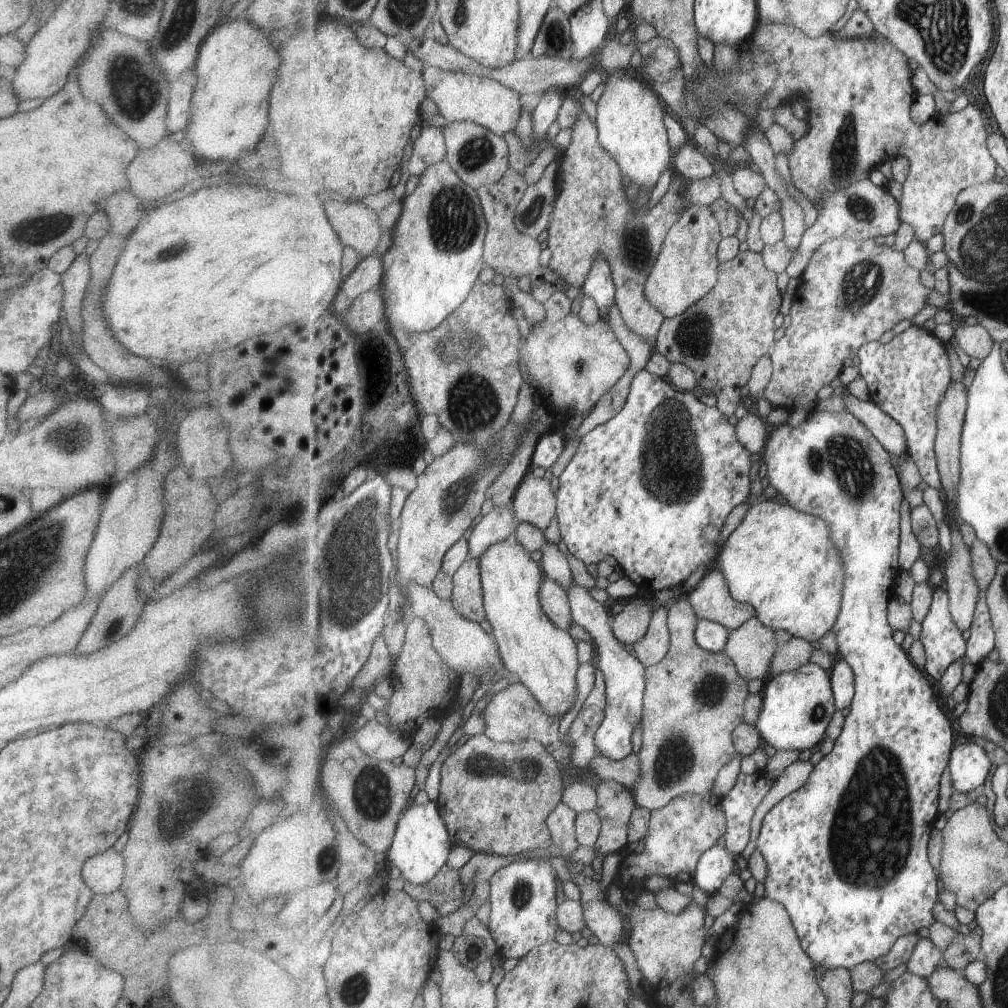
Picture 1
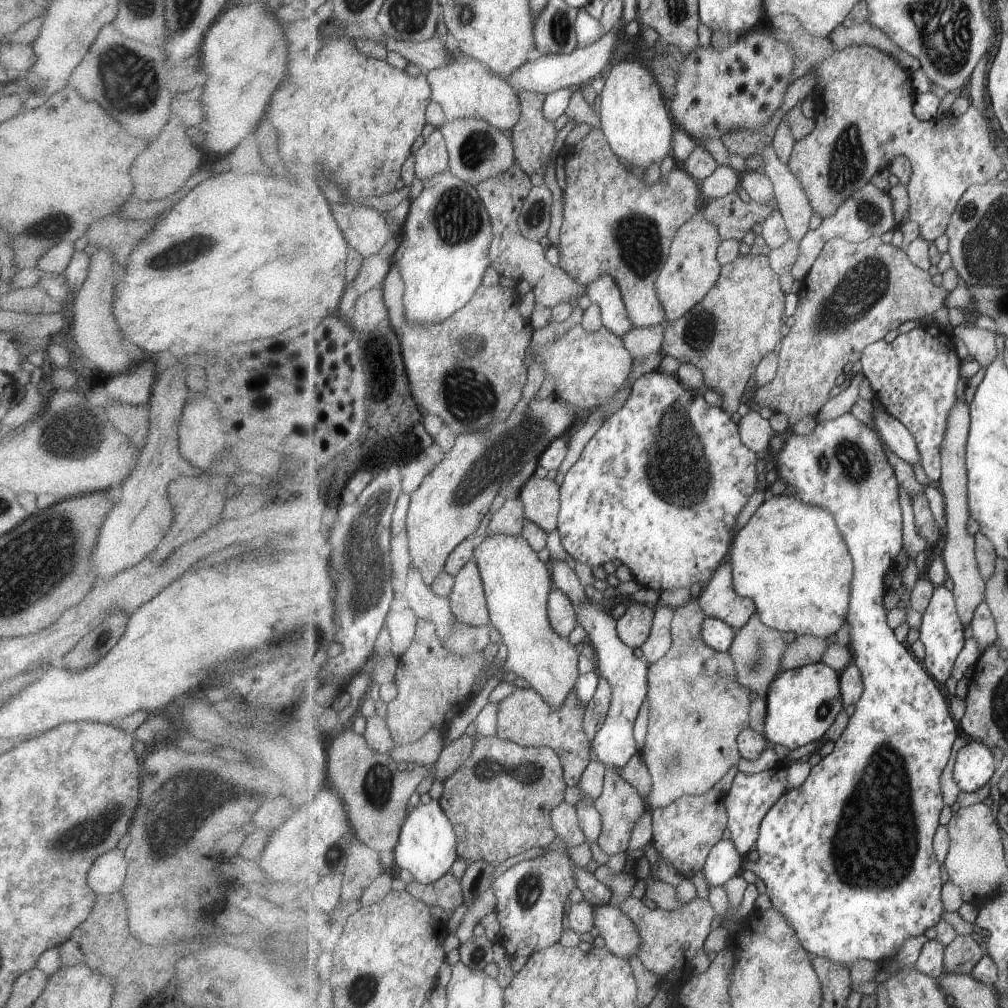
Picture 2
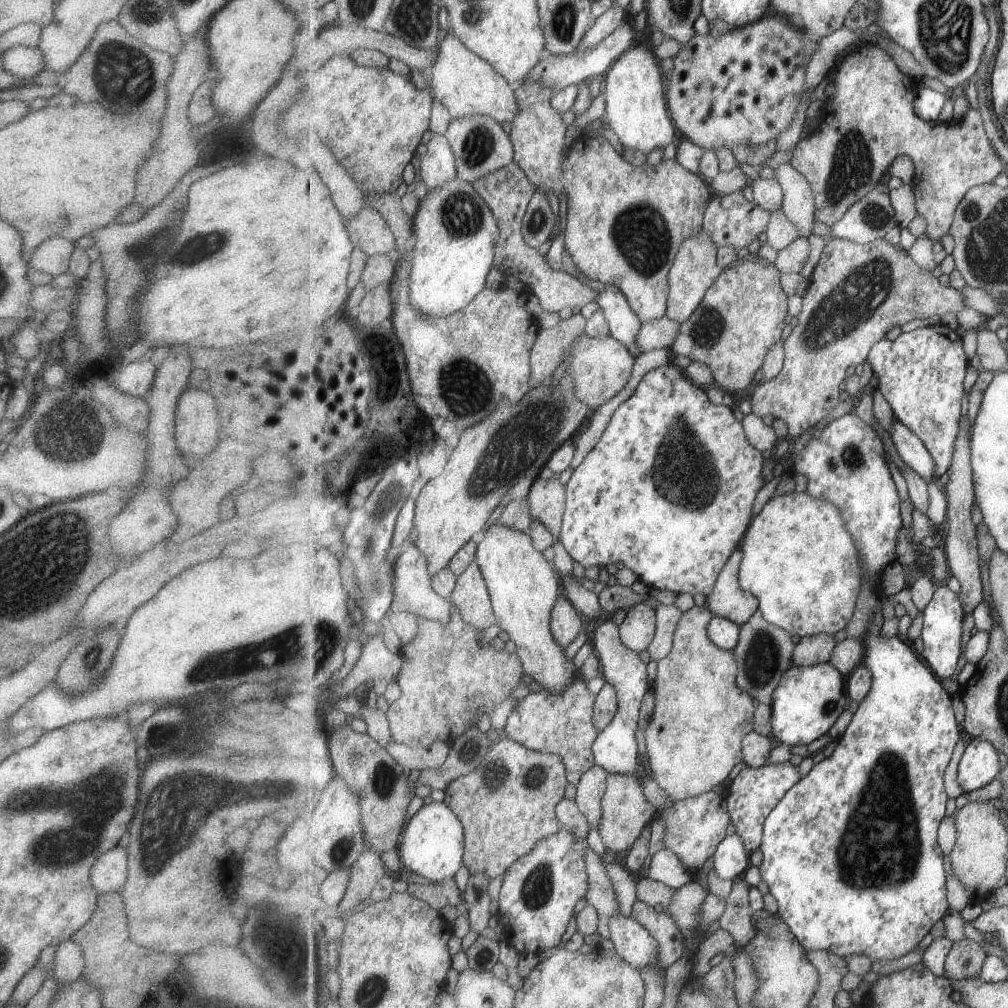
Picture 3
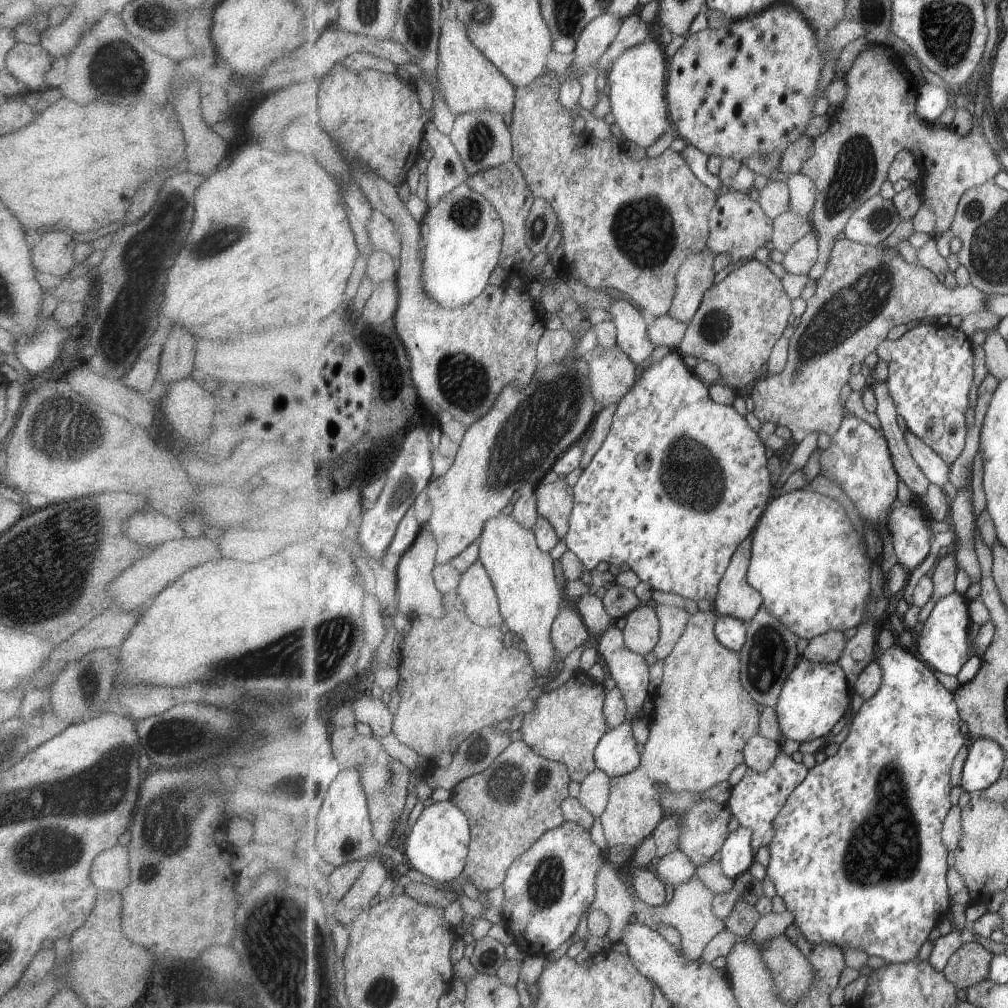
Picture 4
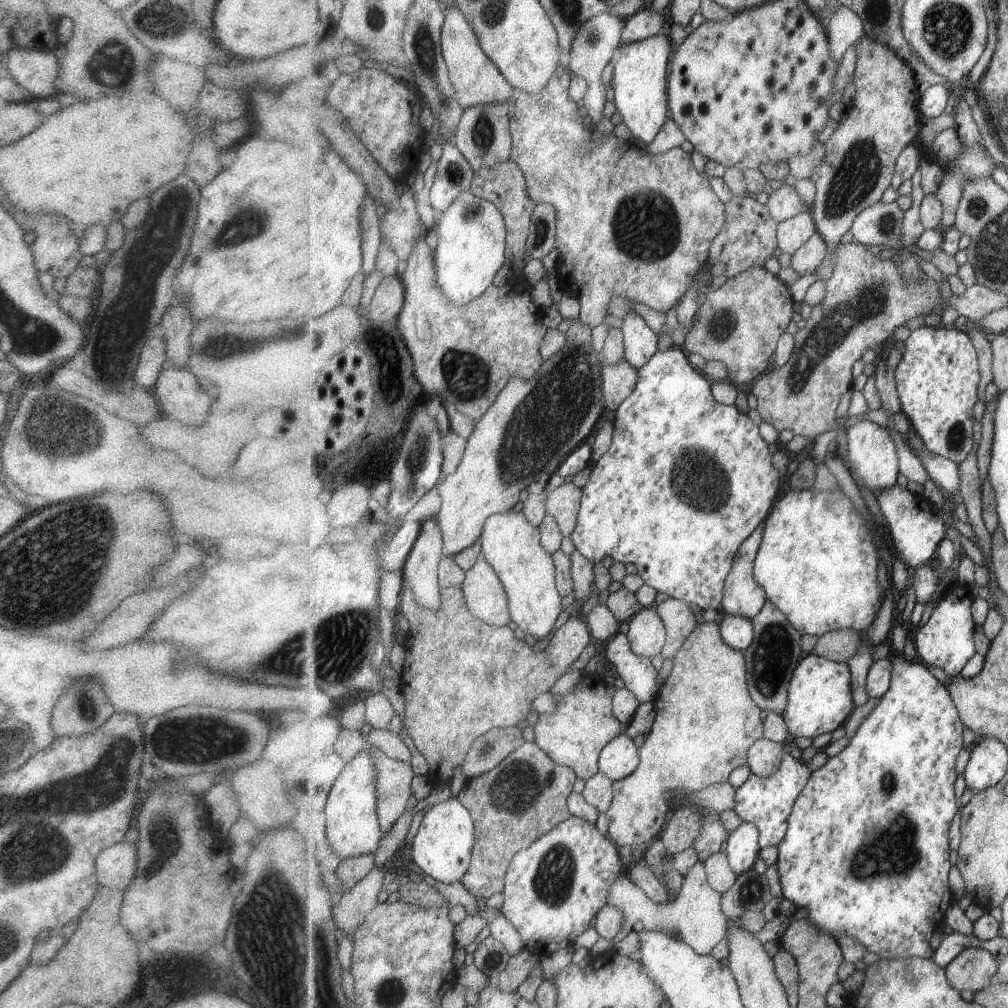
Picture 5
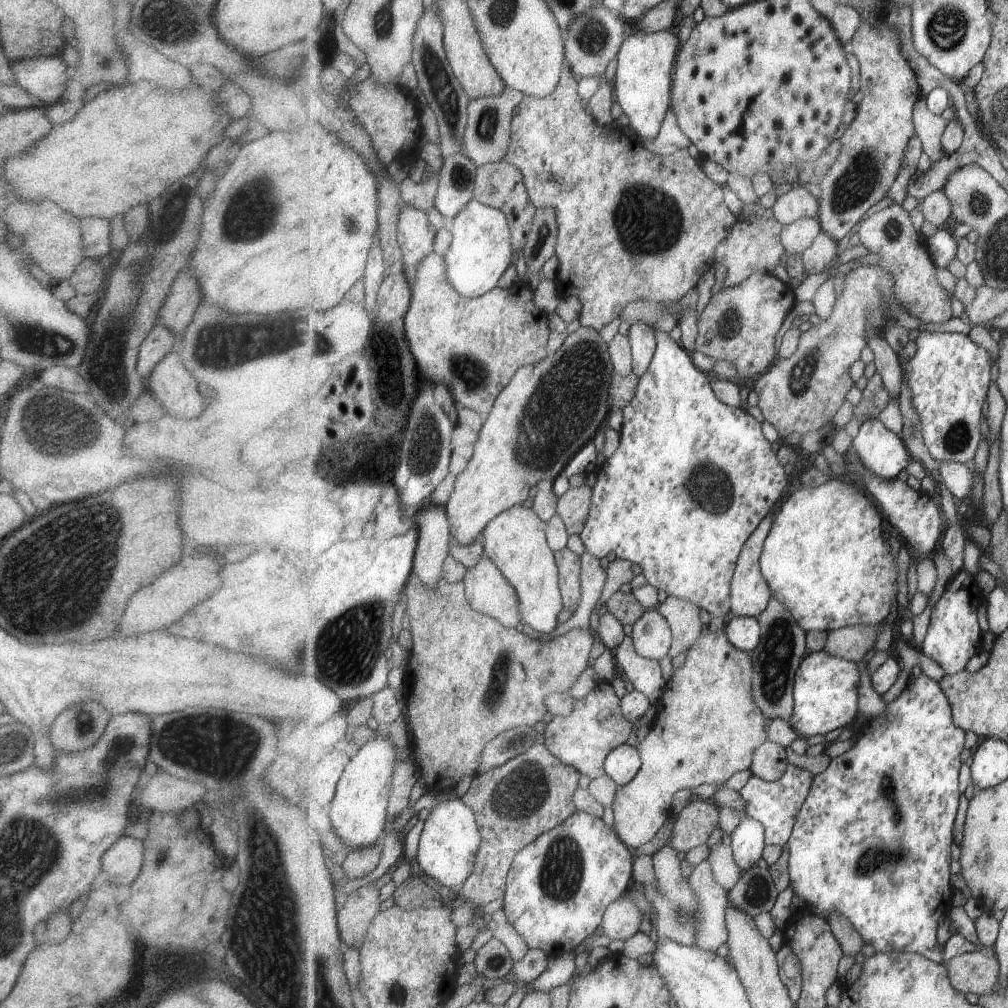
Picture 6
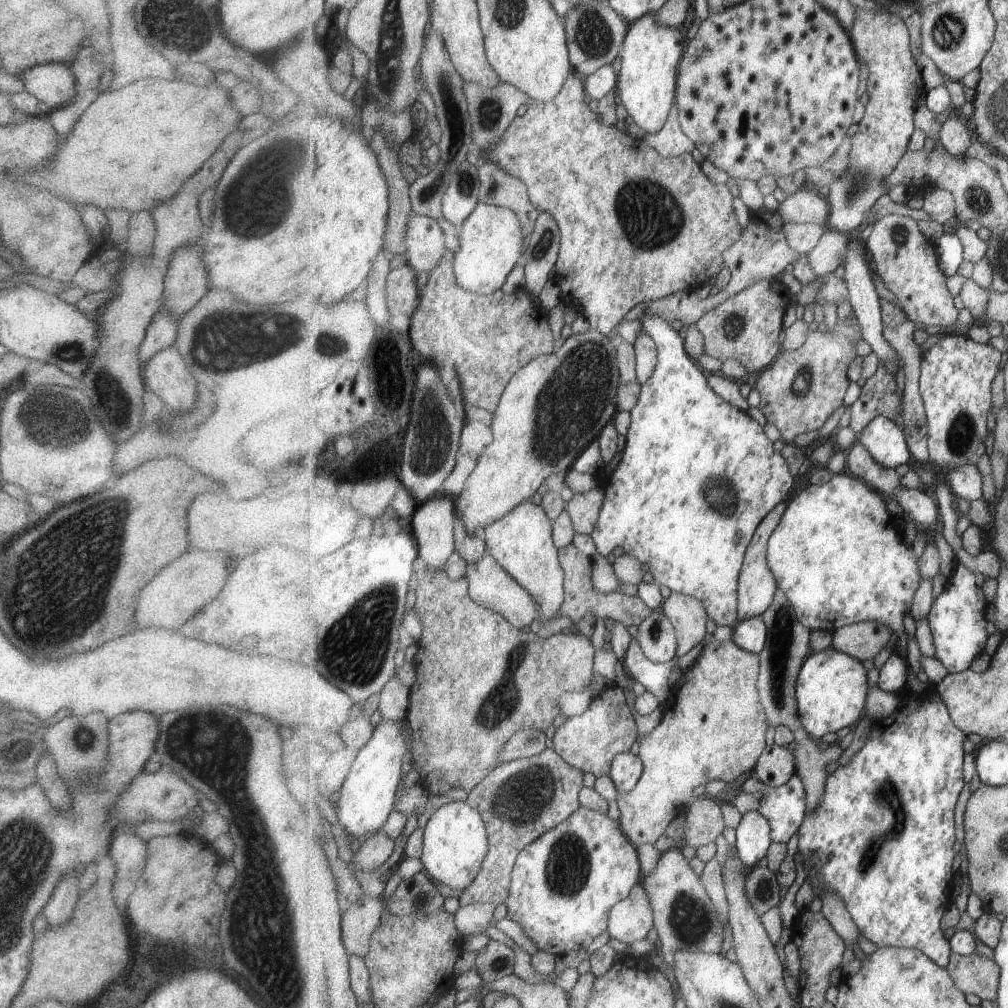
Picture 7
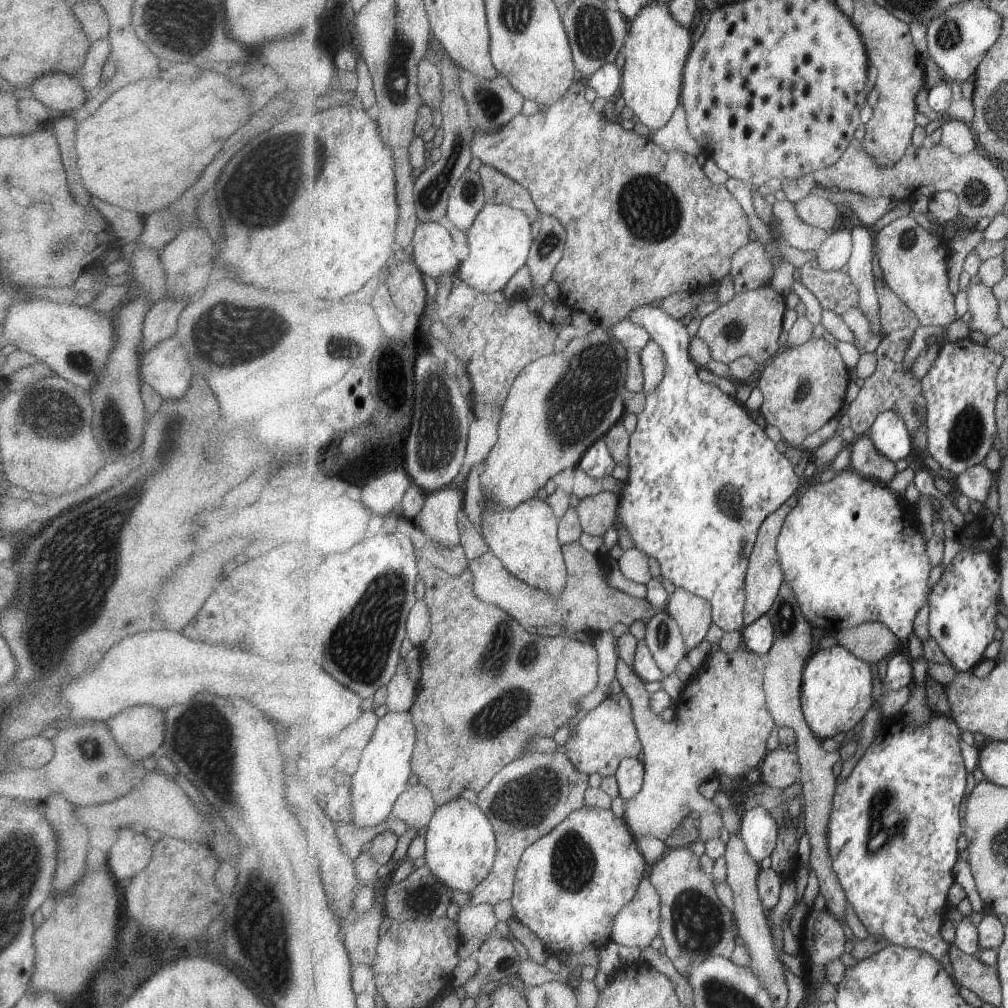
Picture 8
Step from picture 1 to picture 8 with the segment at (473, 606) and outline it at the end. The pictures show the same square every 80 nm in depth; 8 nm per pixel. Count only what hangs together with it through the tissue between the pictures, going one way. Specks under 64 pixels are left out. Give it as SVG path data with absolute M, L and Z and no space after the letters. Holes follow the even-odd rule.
M579 541L561 546L567 566L567 584L560 595L539 590L517 578L491 550L470 561L475 594L482 601L500 606L528 629L550 624L563 625L565 632L562 635L573 640L581 633L591 637L600 635L610 631L619 622L631 626L633 622L640 620L647 624L648 620L659 612L647 598L630 596L609 582L606 557L587 550Z

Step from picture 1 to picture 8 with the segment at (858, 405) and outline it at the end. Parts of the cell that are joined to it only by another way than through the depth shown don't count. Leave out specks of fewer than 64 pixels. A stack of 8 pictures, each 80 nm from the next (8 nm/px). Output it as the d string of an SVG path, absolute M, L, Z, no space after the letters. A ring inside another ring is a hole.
M984 464L968 468L957 476L955 488L969 499L984 503L991 494L991 488L997 483L993 473Z

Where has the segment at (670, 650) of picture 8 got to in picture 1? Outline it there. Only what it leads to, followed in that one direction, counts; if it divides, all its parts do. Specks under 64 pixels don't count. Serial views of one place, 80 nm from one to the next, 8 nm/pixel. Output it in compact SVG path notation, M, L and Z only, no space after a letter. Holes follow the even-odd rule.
M641 599L633 600L624 609L612 618L616 637L625 644L635 646L647 633L654 609L652 603Z

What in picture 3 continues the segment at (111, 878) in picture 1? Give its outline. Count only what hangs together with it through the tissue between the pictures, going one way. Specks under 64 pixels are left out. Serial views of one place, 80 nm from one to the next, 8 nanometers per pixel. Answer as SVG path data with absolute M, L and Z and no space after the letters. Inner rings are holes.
M115 846L100 854L90 868L90 883L98 893L119 893L126 883L126 849Z

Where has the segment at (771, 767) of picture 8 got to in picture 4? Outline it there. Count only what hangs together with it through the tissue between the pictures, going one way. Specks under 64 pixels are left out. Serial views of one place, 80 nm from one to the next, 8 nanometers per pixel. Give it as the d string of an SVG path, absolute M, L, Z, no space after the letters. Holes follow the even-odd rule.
M759 734L749 740L744 753L748 769L764 773L769 770L781 753L782 742L765 738Z

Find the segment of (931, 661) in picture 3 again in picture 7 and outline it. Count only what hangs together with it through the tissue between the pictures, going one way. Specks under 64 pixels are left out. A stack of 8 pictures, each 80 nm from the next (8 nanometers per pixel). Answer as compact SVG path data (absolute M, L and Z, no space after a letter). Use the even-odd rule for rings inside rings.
M957 563L953 576L948 578L943 592L931 605L927 620L935 644L935 655L951 673L970 669L975 658L985 652L985 644L990 635L985 618L989 604L985 592L987 581L985 574L971 572L967 566Z

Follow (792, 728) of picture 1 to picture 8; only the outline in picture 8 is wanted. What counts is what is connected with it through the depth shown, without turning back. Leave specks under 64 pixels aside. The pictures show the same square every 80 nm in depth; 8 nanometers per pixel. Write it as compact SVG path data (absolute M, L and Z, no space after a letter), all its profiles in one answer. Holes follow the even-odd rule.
M843 645L820 648L813 653L804 668L801 693L804 715L813 732L823 740L839 732L853 730L875 704L873 680L871 663L859 658Z

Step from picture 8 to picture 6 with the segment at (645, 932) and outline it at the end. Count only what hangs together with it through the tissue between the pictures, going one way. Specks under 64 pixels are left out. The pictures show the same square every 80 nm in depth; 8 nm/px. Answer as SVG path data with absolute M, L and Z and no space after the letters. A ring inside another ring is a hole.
M624 896L605 910L601 928L603 928L603 934L611 940L624 943L640 932L641 924L643 924L641 908L633 902L631 896Z

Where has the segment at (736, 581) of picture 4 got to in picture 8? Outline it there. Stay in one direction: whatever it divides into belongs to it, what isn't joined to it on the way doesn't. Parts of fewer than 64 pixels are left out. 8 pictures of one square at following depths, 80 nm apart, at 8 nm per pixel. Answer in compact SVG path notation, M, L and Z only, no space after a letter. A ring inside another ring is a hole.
M795 493L779 510L770 514L759 530L758 539L750 558L746 578L746 607L744 612L744 621L748 627L761 617L768 614L775 604L777 595L780 593L780 588L784 584L785 571L783 570L780 558L778 557L777 543L781 534L783 525L789 512L798 505L800 501L799 494Z

